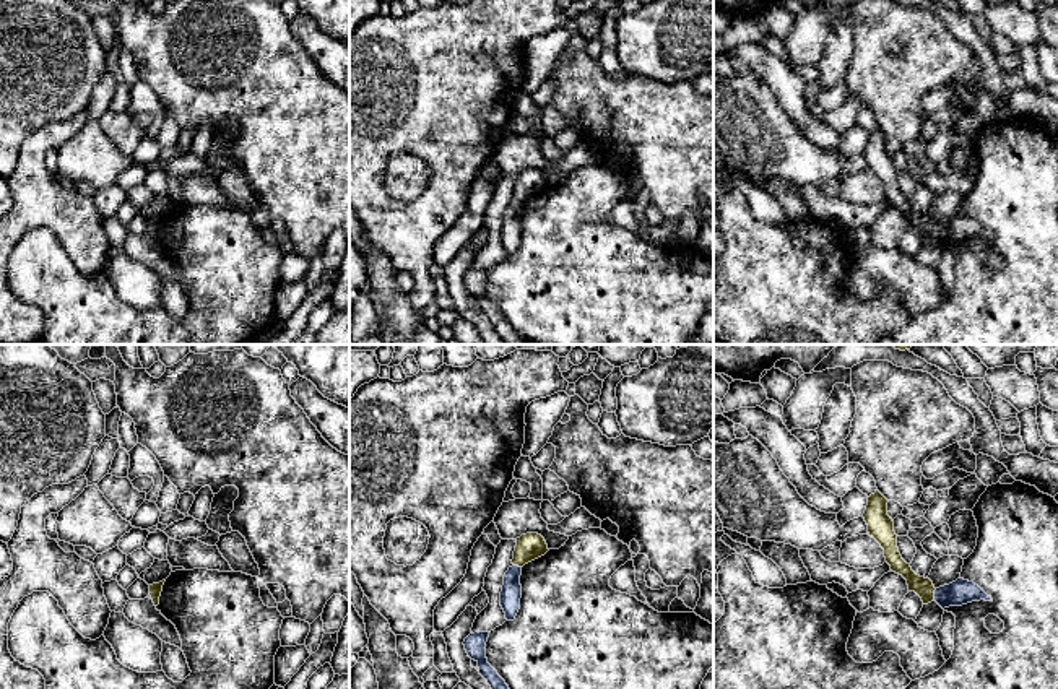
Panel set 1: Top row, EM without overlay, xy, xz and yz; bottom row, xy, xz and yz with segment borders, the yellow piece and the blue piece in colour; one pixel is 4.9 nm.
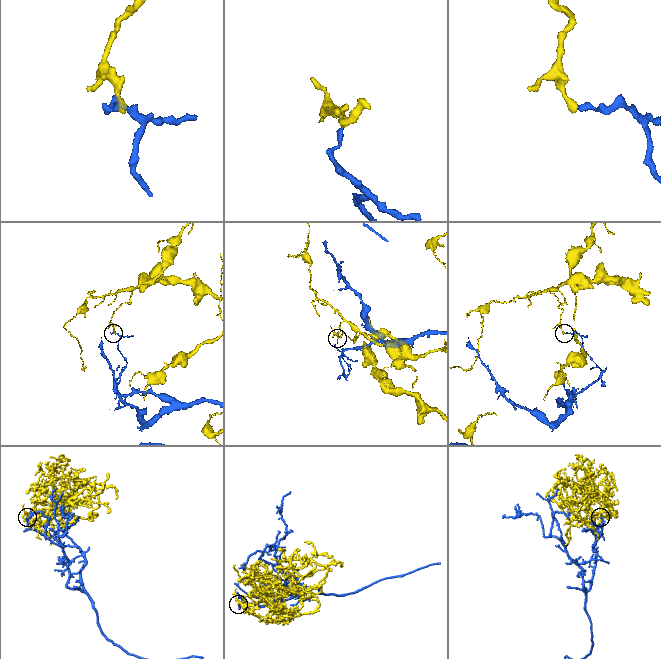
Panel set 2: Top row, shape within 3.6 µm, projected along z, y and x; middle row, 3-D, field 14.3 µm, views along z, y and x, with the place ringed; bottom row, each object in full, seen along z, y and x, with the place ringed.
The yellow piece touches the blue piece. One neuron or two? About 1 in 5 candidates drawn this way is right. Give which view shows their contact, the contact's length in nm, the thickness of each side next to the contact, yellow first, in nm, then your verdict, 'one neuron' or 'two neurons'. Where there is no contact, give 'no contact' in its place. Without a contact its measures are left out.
yz | 60 nm | 100/130 nm | two neurons

